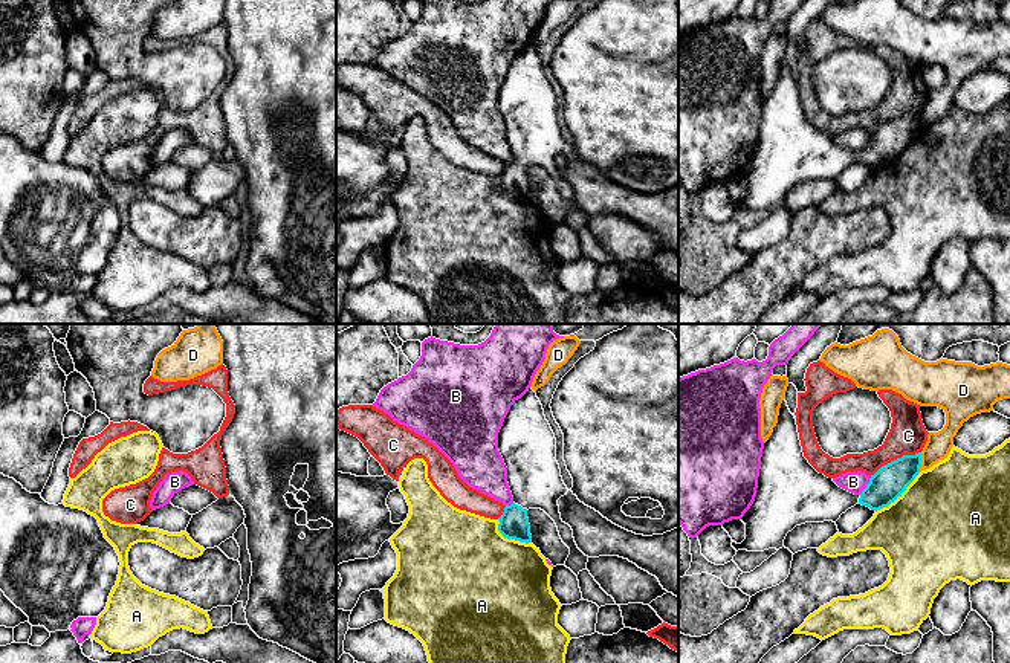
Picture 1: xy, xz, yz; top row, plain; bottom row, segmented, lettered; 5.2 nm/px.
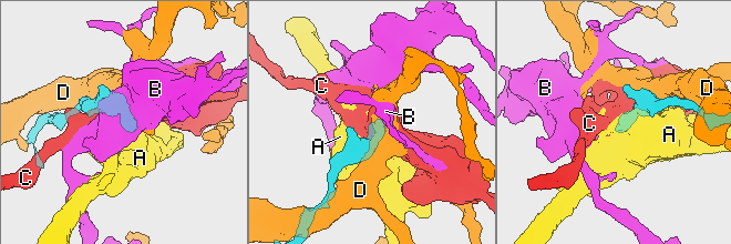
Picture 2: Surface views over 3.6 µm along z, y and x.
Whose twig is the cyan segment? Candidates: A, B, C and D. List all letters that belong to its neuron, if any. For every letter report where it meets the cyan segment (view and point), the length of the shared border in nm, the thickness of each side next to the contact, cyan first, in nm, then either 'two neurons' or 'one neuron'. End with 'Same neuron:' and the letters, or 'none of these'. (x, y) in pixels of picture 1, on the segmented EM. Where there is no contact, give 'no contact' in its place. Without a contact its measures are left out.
A: yz (899, 495) | 320 nm | 180/480 nm | two neurons
B: yz (867, 486) | 120 nm | 180/110 nm | two neurons
C: yz (894, 460) | 300 nm | 180/200 nm | two neurons
D: yz (920, 462) | 110 nm | 180/140 nm | two neurons
Same neuron: none of these

